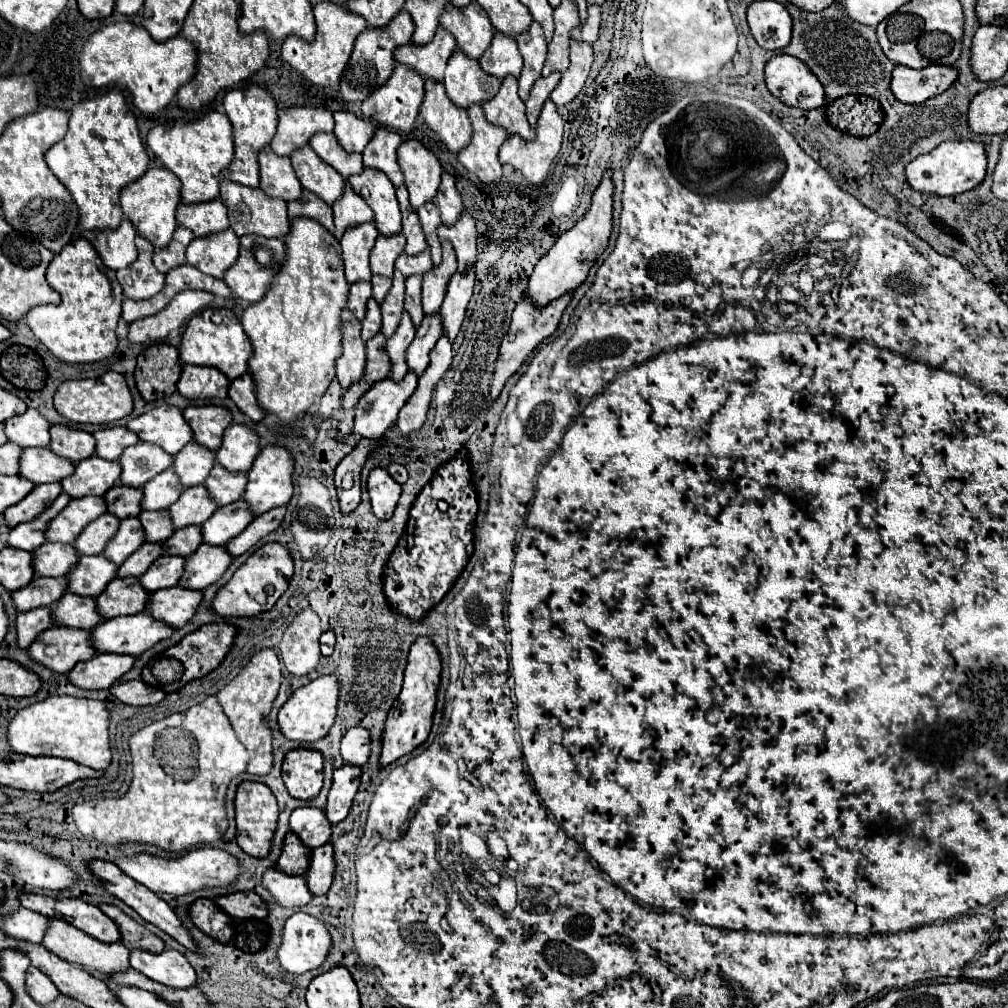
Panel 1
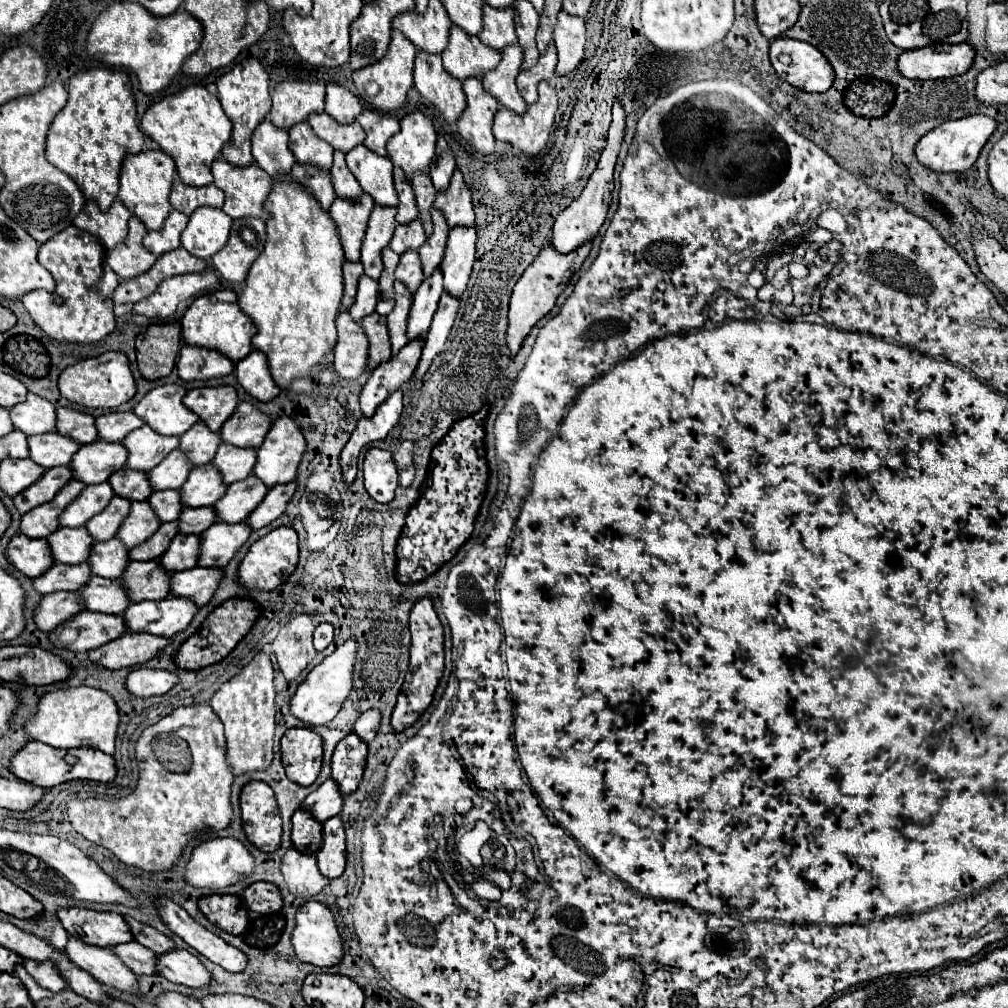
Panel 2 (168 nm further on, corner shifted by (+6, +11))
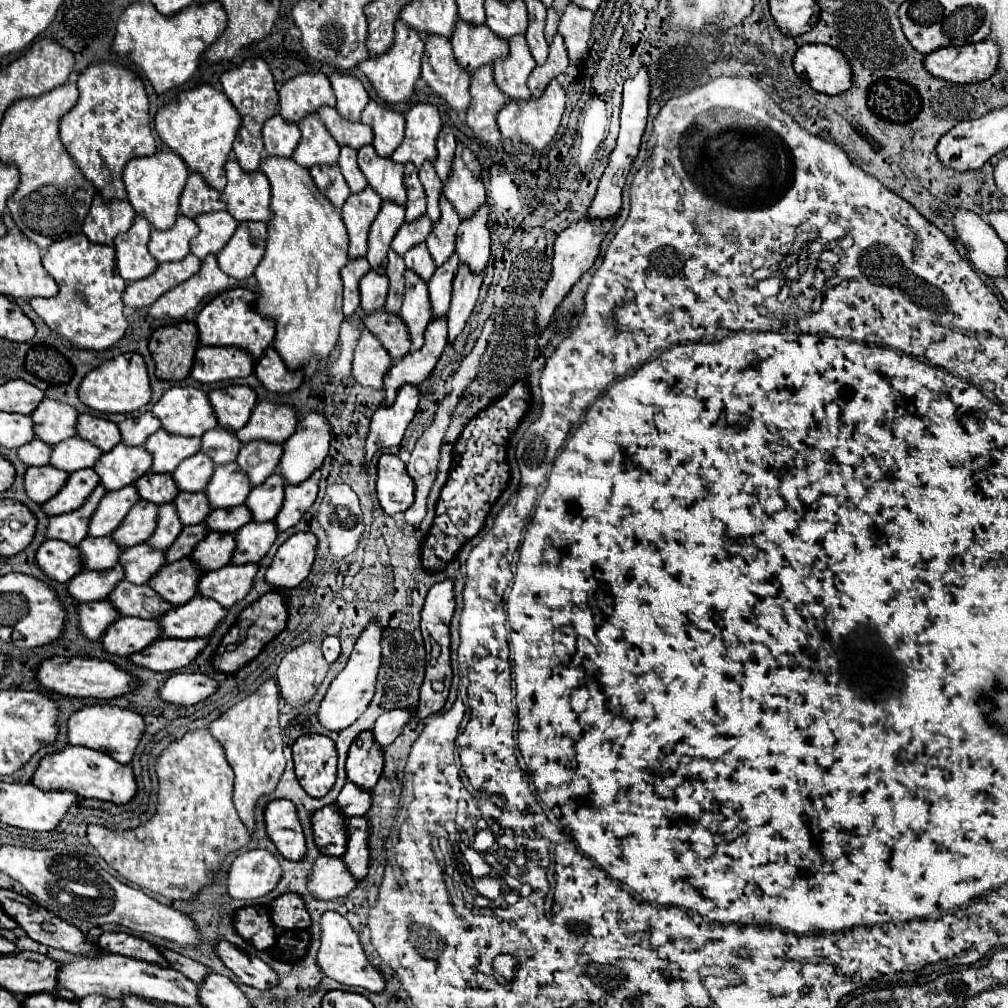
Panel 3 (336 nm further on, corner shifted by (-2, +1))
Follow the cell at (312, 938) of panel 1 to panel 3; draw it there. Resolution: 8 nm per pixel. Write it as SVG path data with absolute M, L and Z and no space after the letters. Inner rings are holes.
M326 911L320 919L322 931L320 931L320 949L318 949L318 967L326 971L326 975L342 985L348 987L364 987L368 991L382 991L384 979L382 975L368 963L362 945L358 941L358 935L350 927L350 923L334 911Z

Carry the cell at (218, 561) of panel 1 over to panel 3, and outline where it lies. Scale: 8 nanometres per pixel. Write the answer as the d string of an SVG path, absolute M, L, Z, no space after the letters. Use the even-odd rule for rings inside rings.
M272 521L268 523L246 523L238 529L234 535L236 549L232 553L230 565L246 565L246 563L258 563L274 543L278 531L274 531Z

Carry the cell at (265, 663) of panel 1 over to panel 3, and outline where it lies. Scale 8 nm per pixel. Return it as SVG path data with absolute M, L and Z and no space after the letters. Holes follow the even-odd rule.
M266 679L254 693L238 701L226 713L210 723L212 735L224 745L226 759L234 769L234 805L242 823L252 833L254 829L254 805L260 795L272 793L282 777L286 759L282 755L282 733L278 723L280 691L274 679Z

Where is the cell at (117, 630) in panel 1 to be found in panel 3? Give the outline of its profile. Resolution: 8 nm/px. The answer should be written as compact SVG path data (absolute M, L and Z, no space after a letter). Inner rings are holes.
M192 597L188 603L166 611L158 623L162 627L162 637L168 639L198 639L208 637L216 623L226 615L226 609L212 599Z

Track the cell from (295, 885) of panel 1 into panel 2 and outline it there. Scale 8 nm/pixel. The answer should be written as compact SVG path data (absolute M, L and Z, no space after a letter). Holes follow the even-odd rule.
M294 847L282 859L282 875L290 893L304 899L312 899L330 883L328 877L322 877L316 855L302 853Z

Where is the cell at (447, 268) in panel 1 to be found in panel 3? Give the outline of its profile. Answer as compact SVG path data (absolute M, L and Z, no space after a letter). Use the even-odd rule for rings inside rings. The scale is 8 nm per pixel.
M440 197L440 211L442 211L442 217L434 225L430 239L426 239L426 247L428 247L436 267L446 263L450 259L450 255L454 253L456 229L460 225L458 213L454 211L454 207L450 207L450 203L444 197Z

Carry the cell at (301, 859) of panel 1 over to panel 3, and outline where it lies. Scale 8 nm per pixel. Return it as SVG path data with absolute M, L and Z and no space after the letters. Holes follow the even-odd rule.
M328 805L318 809L312 815L312 831L322 855L342 857L342 851L346 851L346 819L338 807Z

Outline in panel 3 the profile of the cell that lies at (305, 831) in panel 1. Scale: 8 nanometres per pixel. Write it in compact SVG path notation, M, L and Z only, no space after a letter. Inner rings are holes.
M346 783L334 803L344 817L360 817L370 809L370 791L362 791L354 783Z

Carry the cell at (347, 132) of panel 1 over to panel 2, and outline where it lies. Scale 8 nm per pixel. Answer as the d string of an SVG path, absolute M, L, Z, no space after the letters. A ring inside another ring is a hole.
M328 83L326 85L326 113L334 117L338 123L350 123L358 117L358 113L362 113L362 105L360 105L360 99L344 85Z

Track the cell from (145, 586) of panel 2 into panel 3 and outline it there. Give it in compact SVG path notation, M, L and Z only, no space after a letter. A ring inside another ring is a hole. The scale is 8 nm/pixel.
M186 557L186 559L180 559L178 563L164 565L154 577L150 577L146 585L154 589L162 599L178 607L196 595L196 583L200 575L202 573Z

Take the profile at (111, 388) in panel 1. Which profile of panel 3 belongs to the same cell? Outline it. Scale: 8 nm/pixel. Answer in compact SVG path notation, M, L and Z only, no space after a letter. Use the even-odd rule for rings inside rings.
M124 353L110 361L104 361L100 367L92 369L78 387L78 397L84 405L102 411L102 413L132 413L144 407L150 401L150 381L144 359L138 353Z

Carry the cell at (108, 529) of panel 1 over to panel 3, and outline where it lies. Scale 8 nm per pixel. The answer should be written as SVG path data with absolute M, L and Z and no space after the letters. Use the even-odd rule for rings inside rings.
M140 499L122 519L118 531L112 533L112 539L120 547L132 547L144 543L156 527L156 515L158 515L158 507L150 501Z

